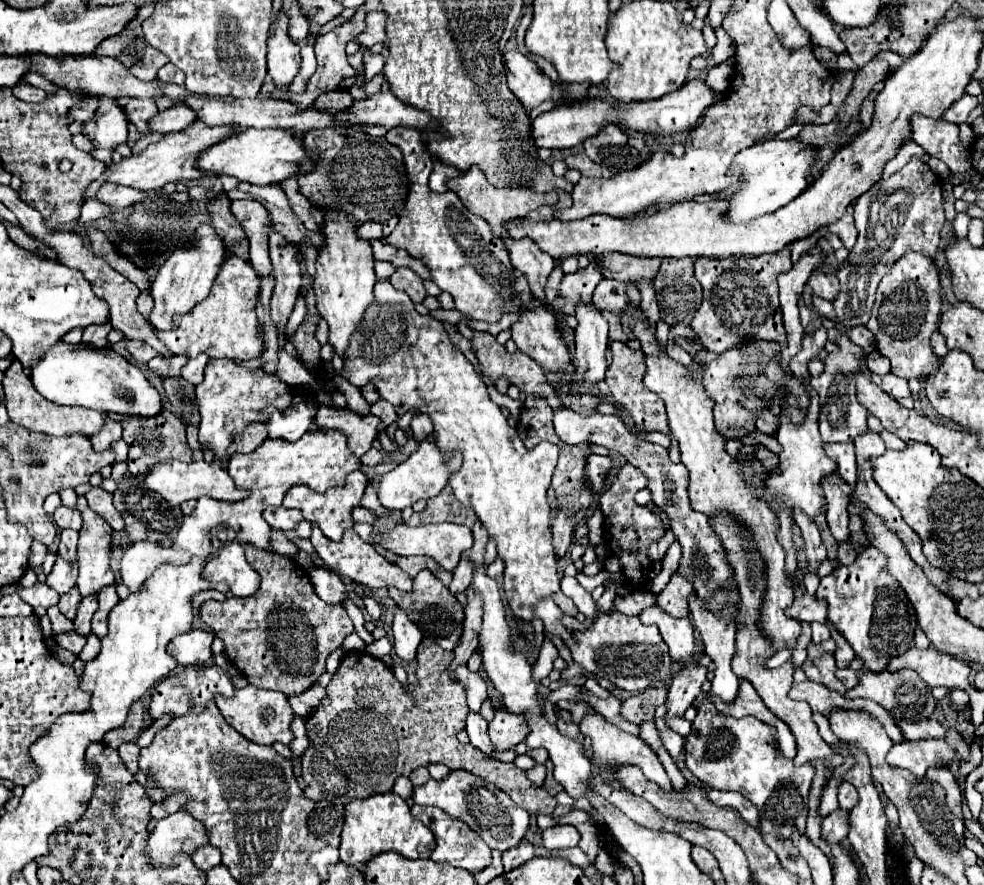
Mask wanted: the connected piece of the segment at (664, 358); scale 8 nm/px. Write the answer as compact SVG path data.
M627 303L623 313L631 317L631 329L635 337L639 339L641 349L647 357L645 385L651 391L655 391L659 397L663 397L667 405L669 427L675 439L679 441L681 461L691 473L691 483L689 483L691 509L701 511L709 517L721 511L733 513L737 519L741 519L747 525L749 531L753 531L753 541L757 543L759 553L767 565L767 591L765 591L765 601L761 607L759 627L773 643L785 643L789 639L797 639L801 635L801 623L785 615L785 609L793 603L793 587L785 575L785 551L775 537L775 531L779 527L775 511L763 497L759 497L747 487L737 459L725 451L725 439L717 433L713 423L713 399L707 395L705 387L693 381L685 365L681 365L679 361L673 361L667 355L667 351L661 347L655 331L649 325L649 319L643 315L639 305Z

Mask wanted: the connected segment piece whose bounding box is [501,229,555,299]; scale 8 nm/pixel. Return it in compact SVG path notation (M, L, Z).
M504 229L501 239L503 239L507 250L511 253L513 267L519 269L527 277L533 297L535 299L545 299L545 291L543 289L545 289L547 275L555 267L553 259L547 253L543 253L537 244L528 237L514 240L507 235Z

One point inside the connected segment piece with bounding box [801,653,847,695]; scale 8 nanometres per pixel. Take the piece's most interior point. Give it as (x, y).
(822, 670)

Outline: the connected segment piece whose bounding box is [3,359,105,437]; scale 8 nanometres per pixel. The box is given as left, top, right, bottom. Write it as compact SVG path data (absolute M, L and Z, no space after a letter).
M15 359L11 367L5 371L3 377L3 389L5 389L5 403L9 411L9 419L35 431L43 431L49 435L71 435L71 433L83 433L83 435L95 435L99 427L103 427L105 415L101 411L91 411L85 407L63 407L55 405L53 401L47 401L31 383L31 377L23 371L23 365Z

